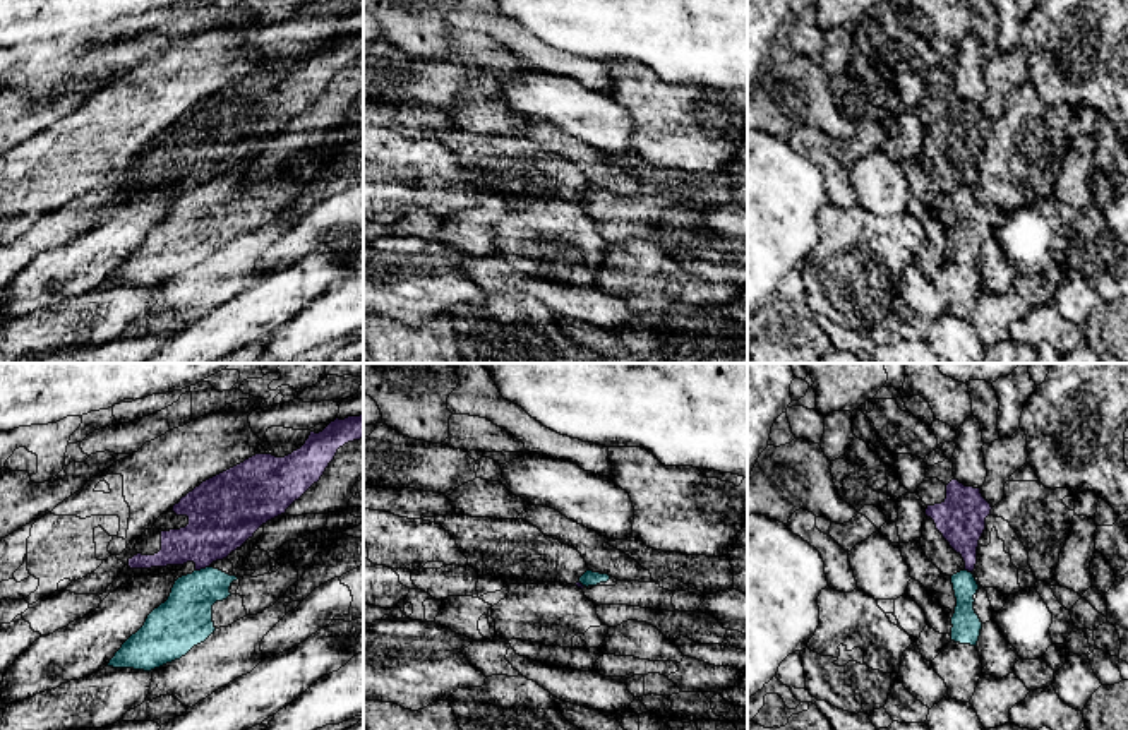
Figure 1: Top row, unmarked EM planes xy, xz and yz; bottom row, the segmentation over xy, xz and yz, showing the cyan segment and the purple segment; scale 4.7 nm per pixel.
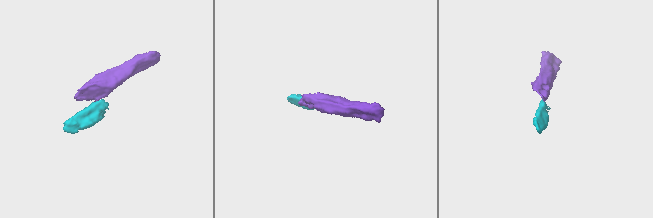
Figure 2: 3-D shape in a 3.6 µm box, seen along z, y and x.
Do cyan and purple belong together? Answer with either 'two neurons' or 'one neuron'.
two neurons

